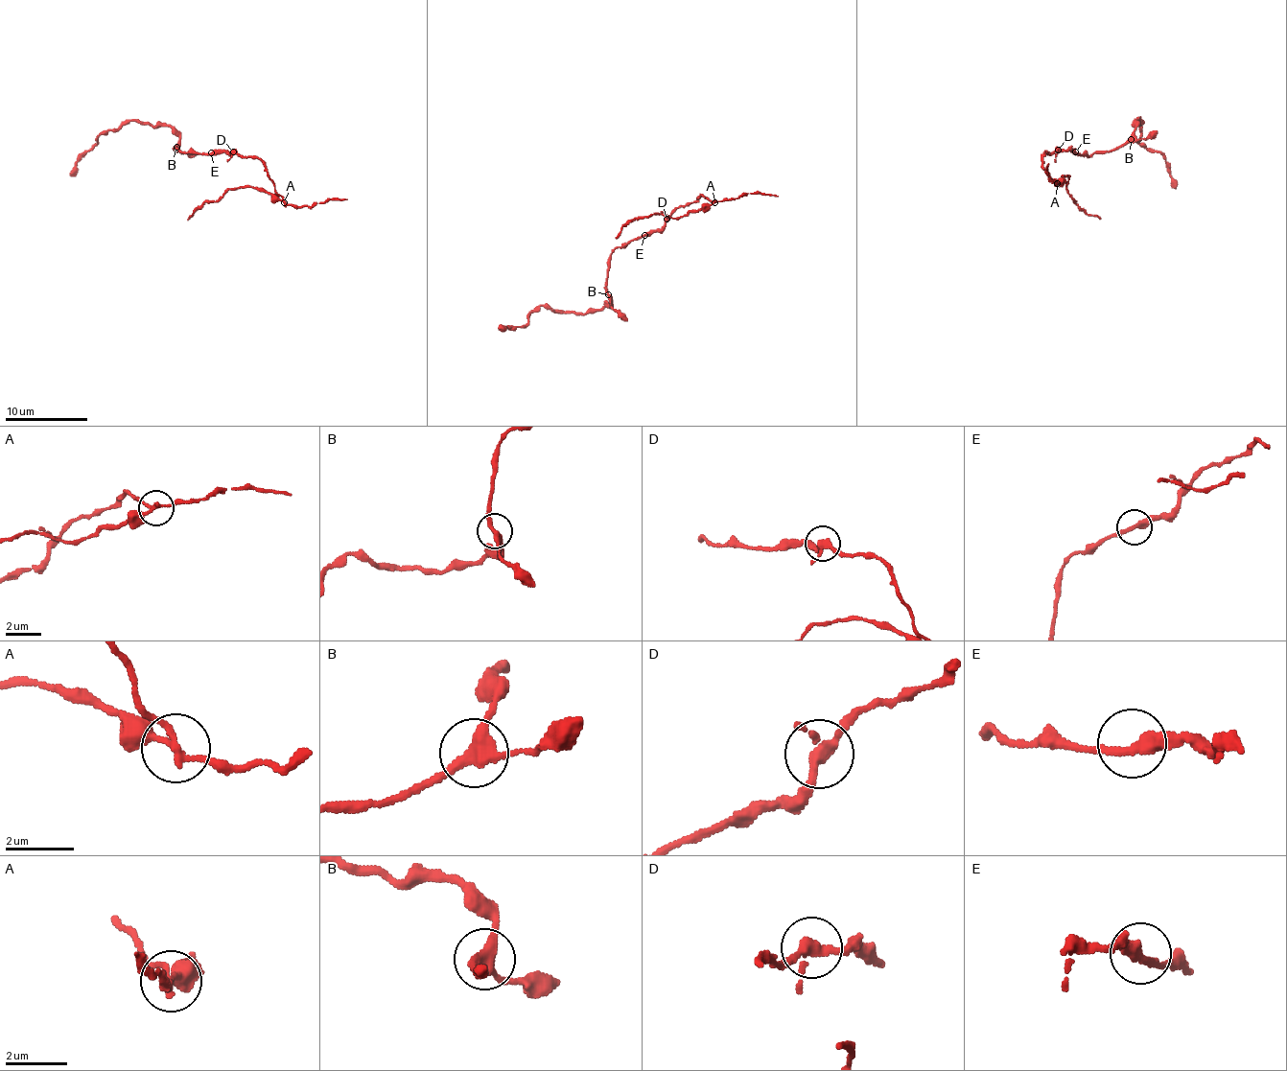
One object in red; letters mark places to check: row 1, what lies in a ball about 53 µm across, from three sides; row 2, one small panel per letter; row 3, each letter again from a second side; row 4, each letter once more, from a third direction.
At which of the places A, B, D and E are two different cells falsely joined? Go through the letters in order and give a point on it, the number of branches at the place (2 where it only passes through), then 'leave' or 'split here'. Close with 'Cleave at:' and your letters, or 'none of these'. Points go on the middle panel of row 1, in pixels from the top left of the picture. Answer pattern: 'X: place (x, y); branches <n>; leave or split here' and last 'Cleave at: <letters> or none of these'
A: place (714, 202); branches 3; split here
B: place (608, 294); branches 3; leave
D: place (666, 219); branches 3; leave
E: place (644, 235); branches 2; leave
Cleave at: A

